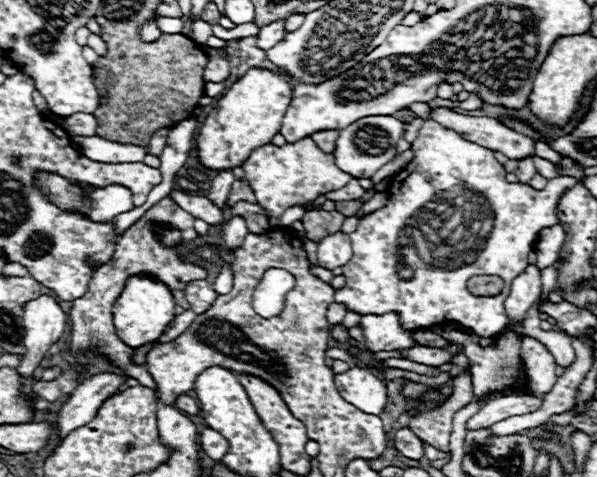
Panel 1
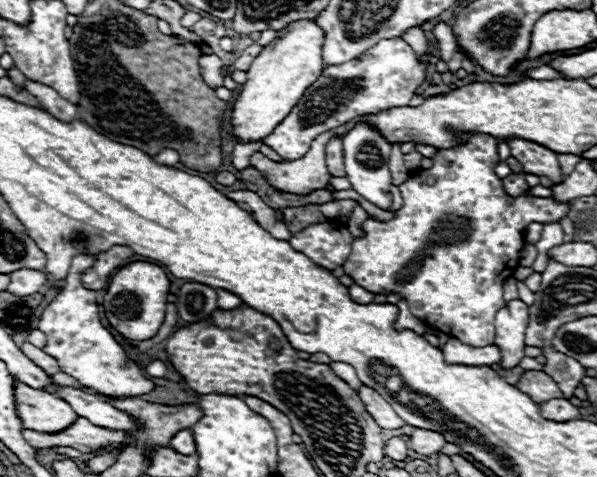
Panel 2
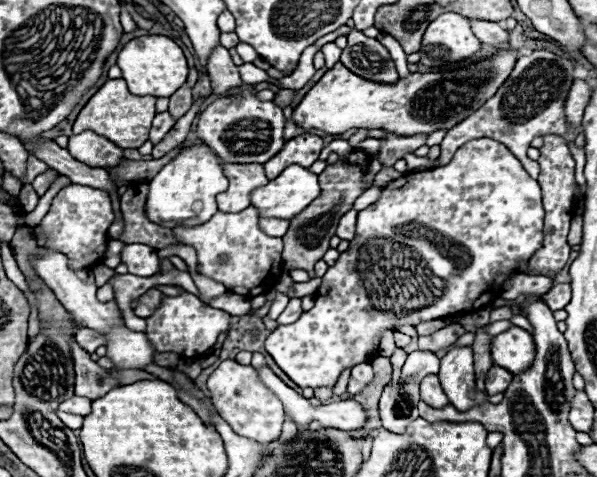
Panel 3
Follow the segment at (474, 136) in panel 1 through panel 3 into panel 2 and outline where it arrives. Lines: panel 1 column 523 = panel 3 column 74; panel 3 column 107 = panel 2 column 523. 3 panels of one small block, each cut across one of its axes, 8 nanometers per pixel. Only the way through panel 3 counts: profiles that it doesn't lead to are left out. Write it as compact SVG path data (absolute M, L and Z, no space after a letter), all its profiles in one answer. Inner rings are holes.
M506 138L504 142L510 146L512 156L524 166L528 174L548 176L552 182L562 182L562 172L556 160L556 152L522 138Z

